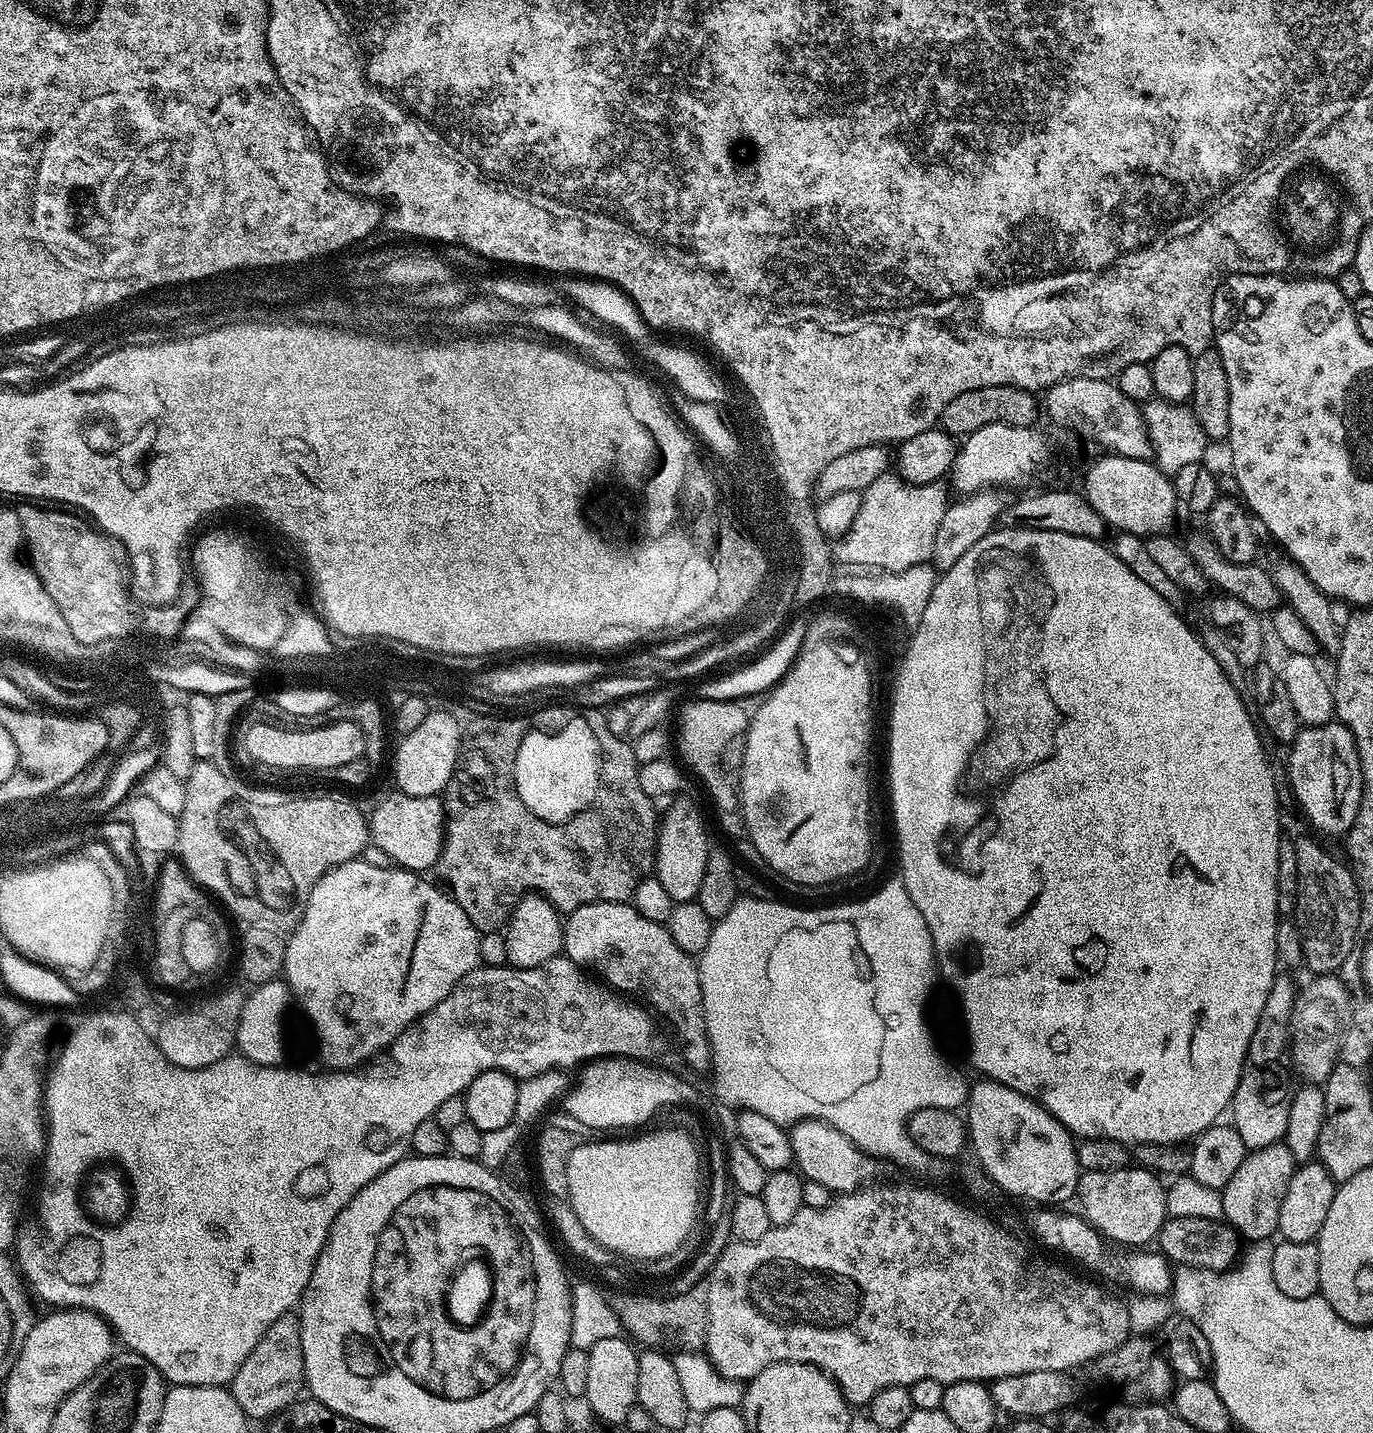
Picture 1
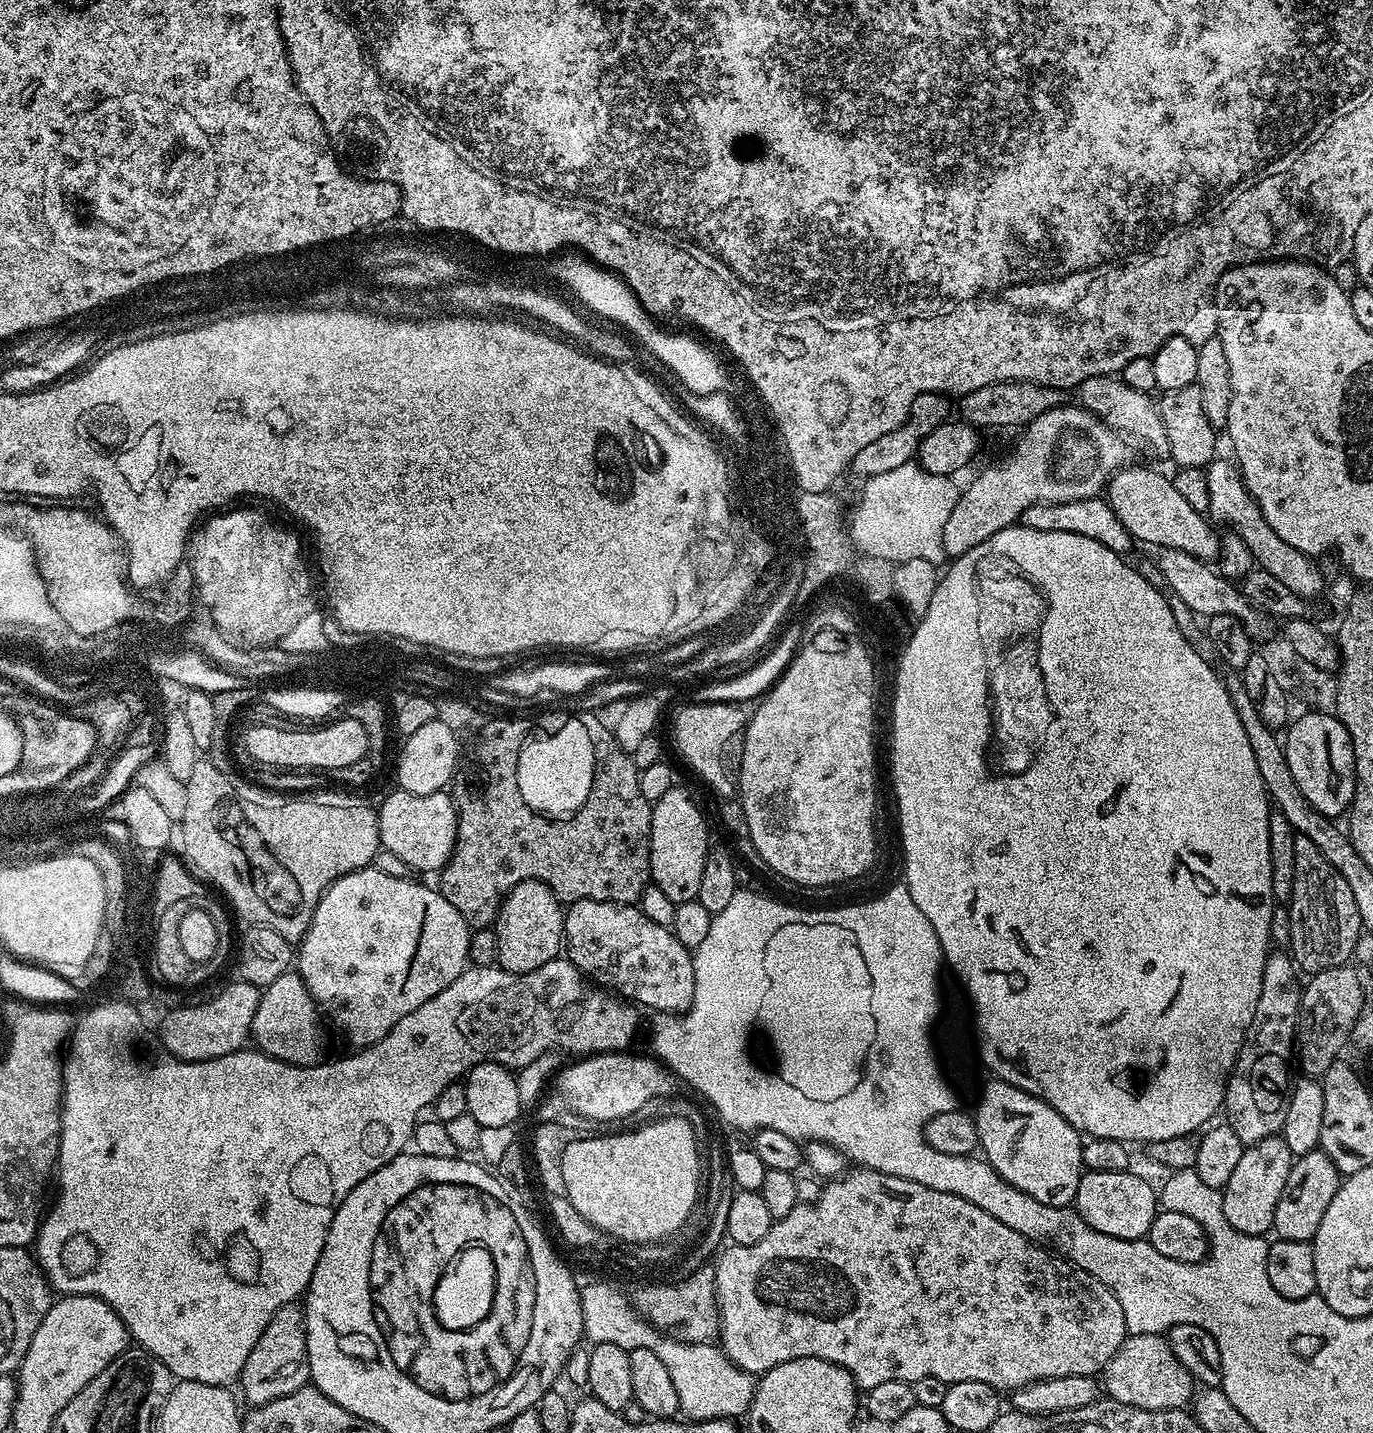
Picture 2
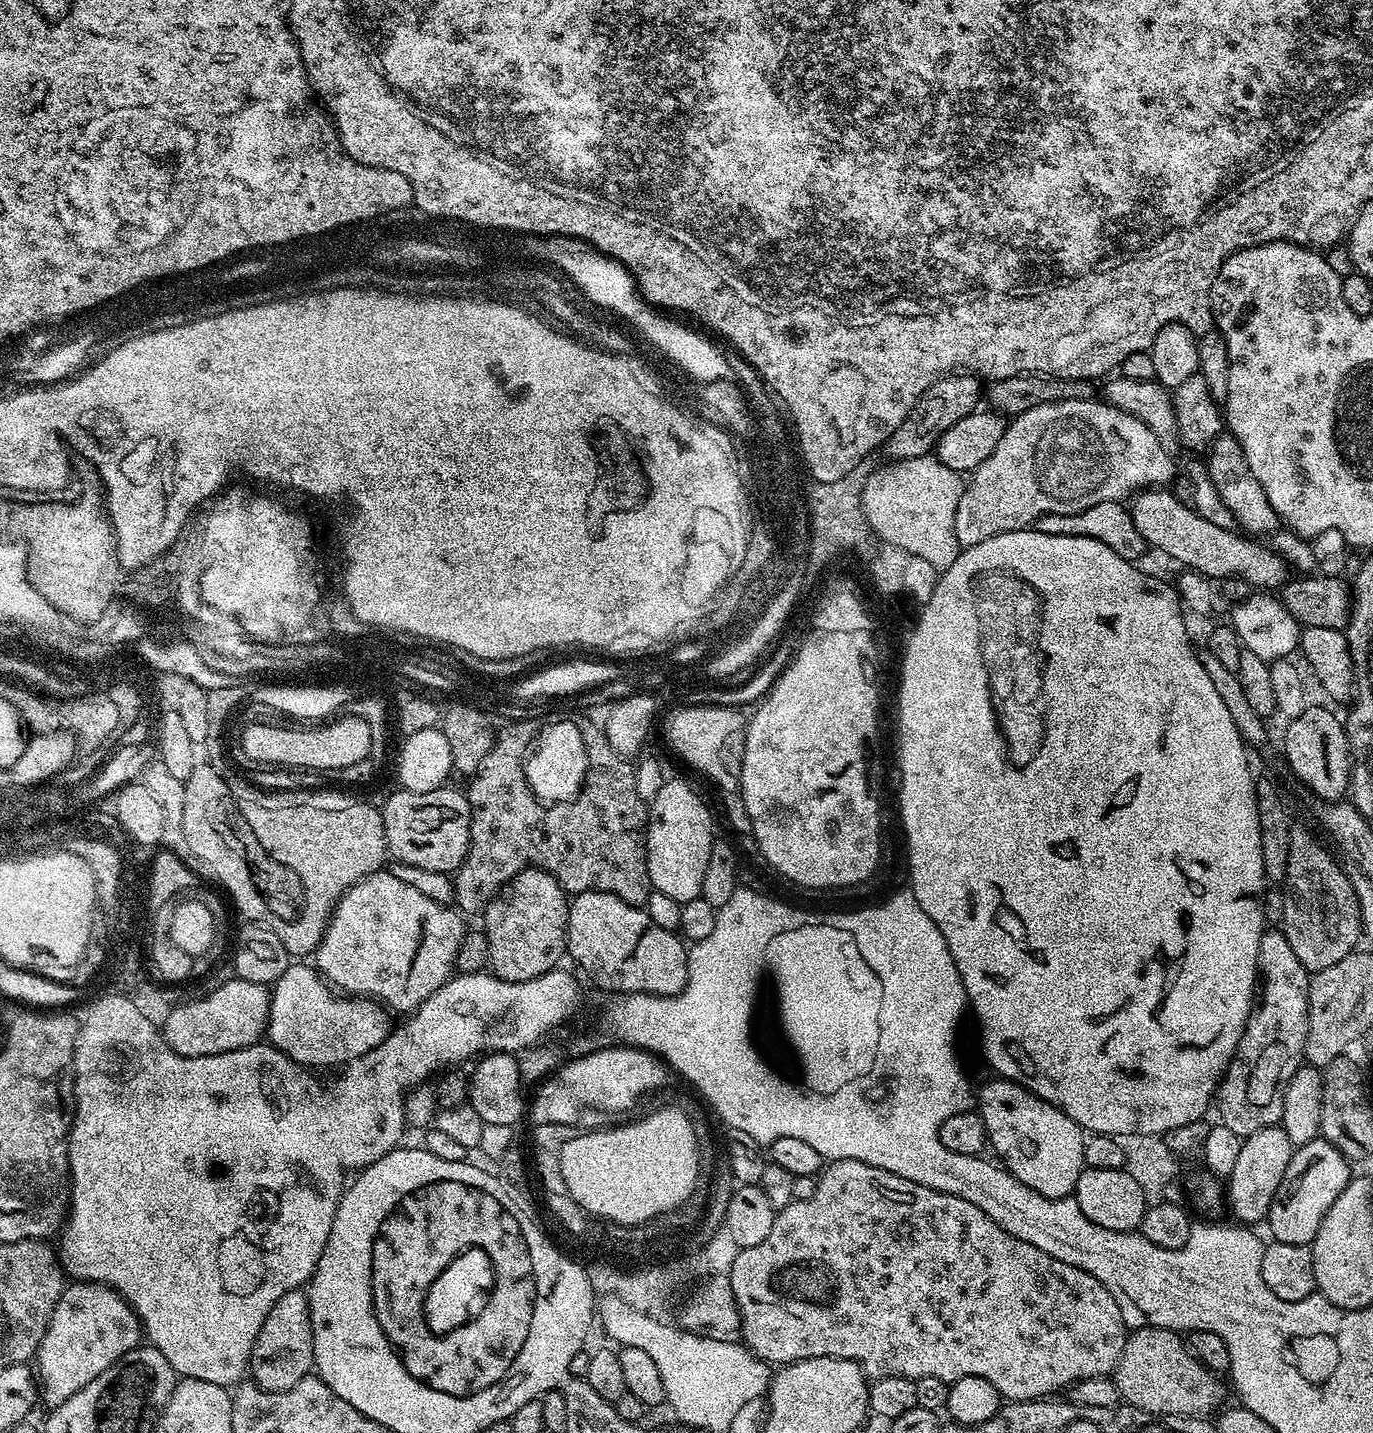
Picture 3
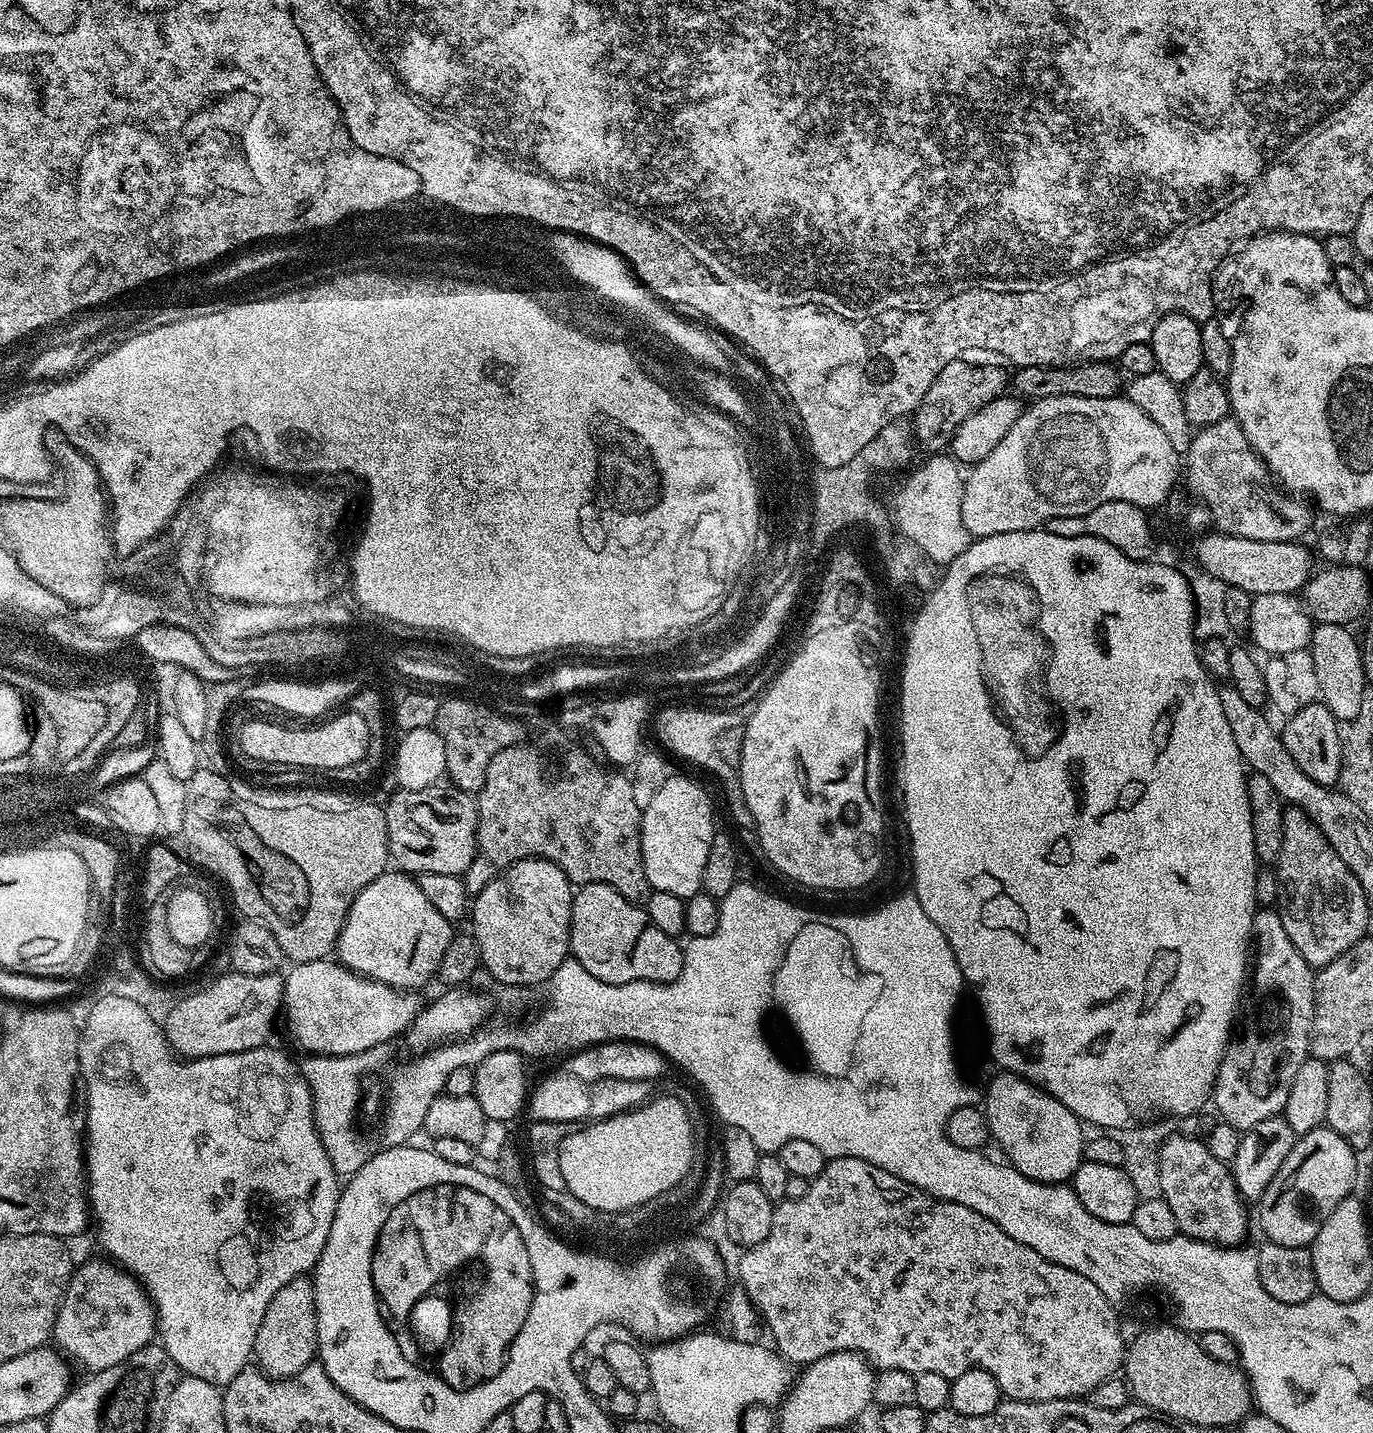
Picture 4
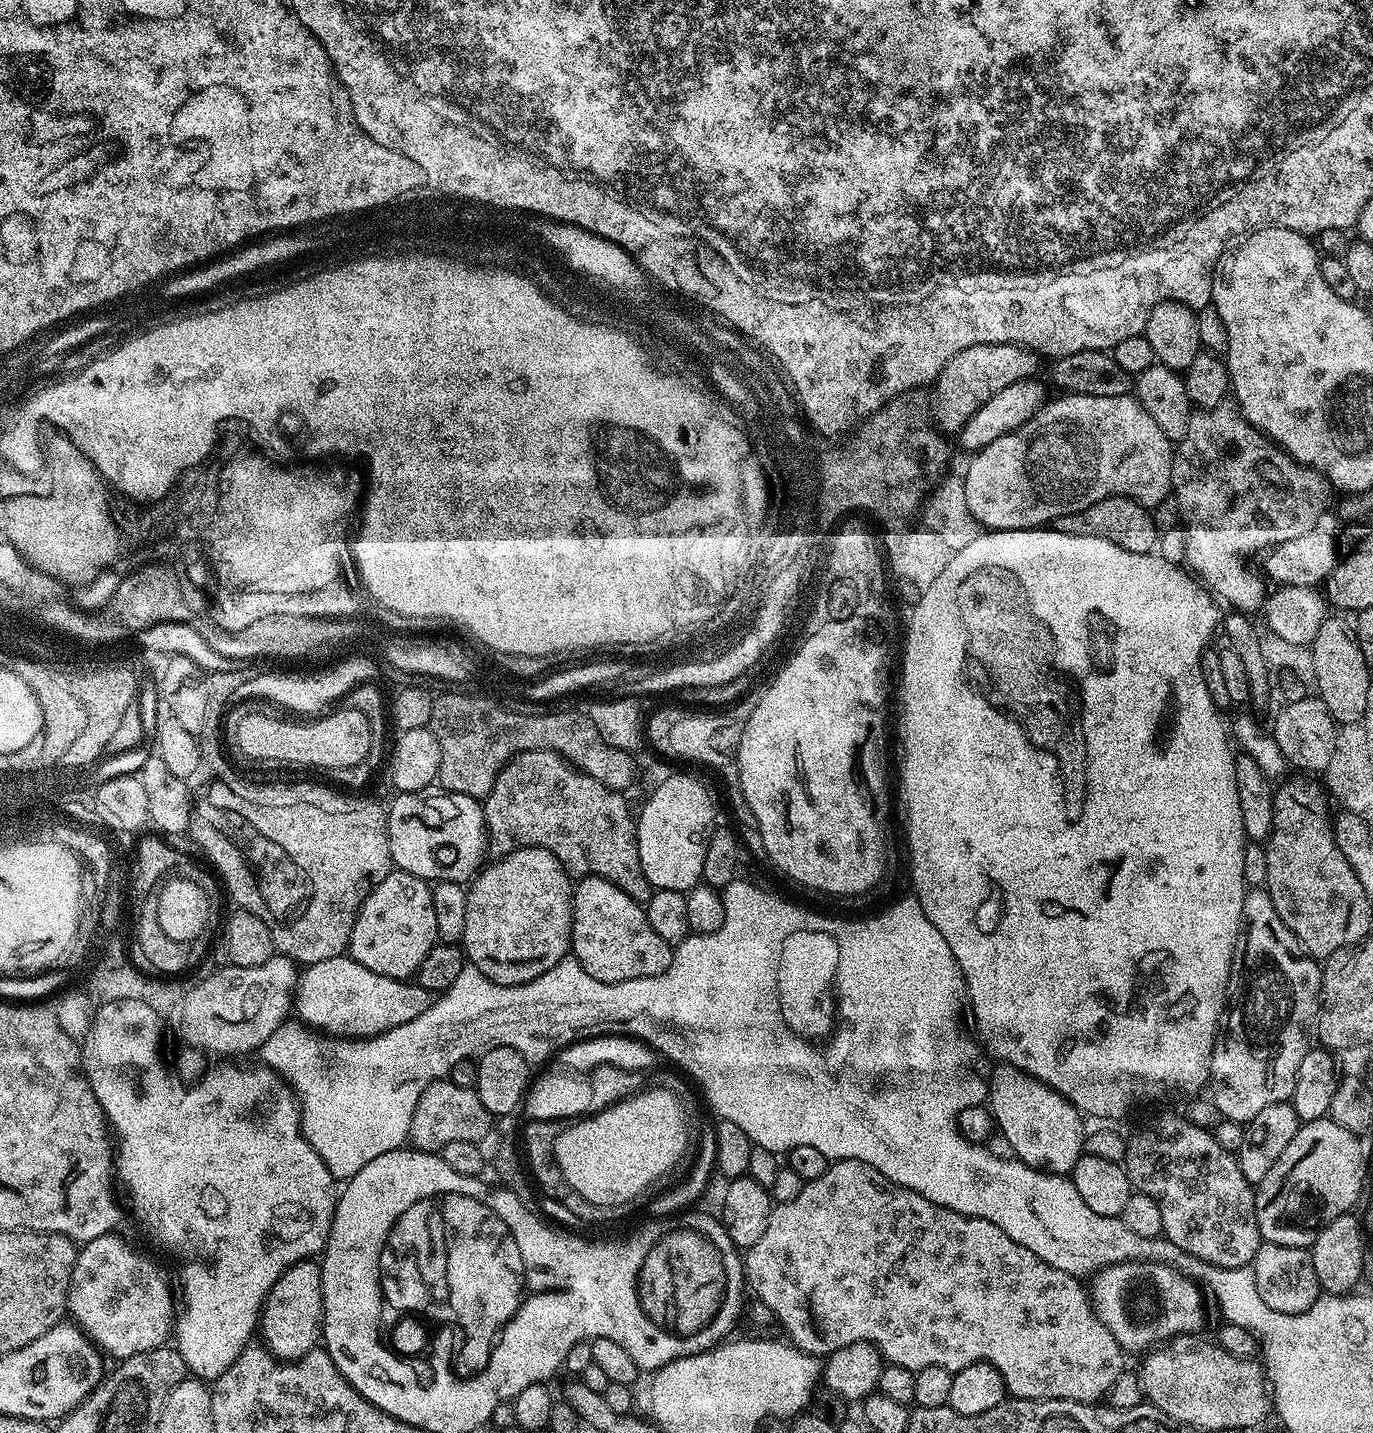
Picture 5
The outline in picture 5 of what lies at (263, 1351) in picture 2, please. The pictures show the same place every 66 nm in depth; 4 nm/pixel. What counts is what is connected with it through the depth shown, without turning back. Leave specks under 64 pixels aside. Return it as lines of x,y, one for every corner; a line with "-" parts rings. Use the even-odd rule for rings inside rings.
309,1258
290,1266
274,1282
270,1294
264,1300
258,1325
259,1335
264,1335
263,1347
277,1361
300,1360
321,1343
324,1327
324,1299
322,1298
322,1274
319,1263

